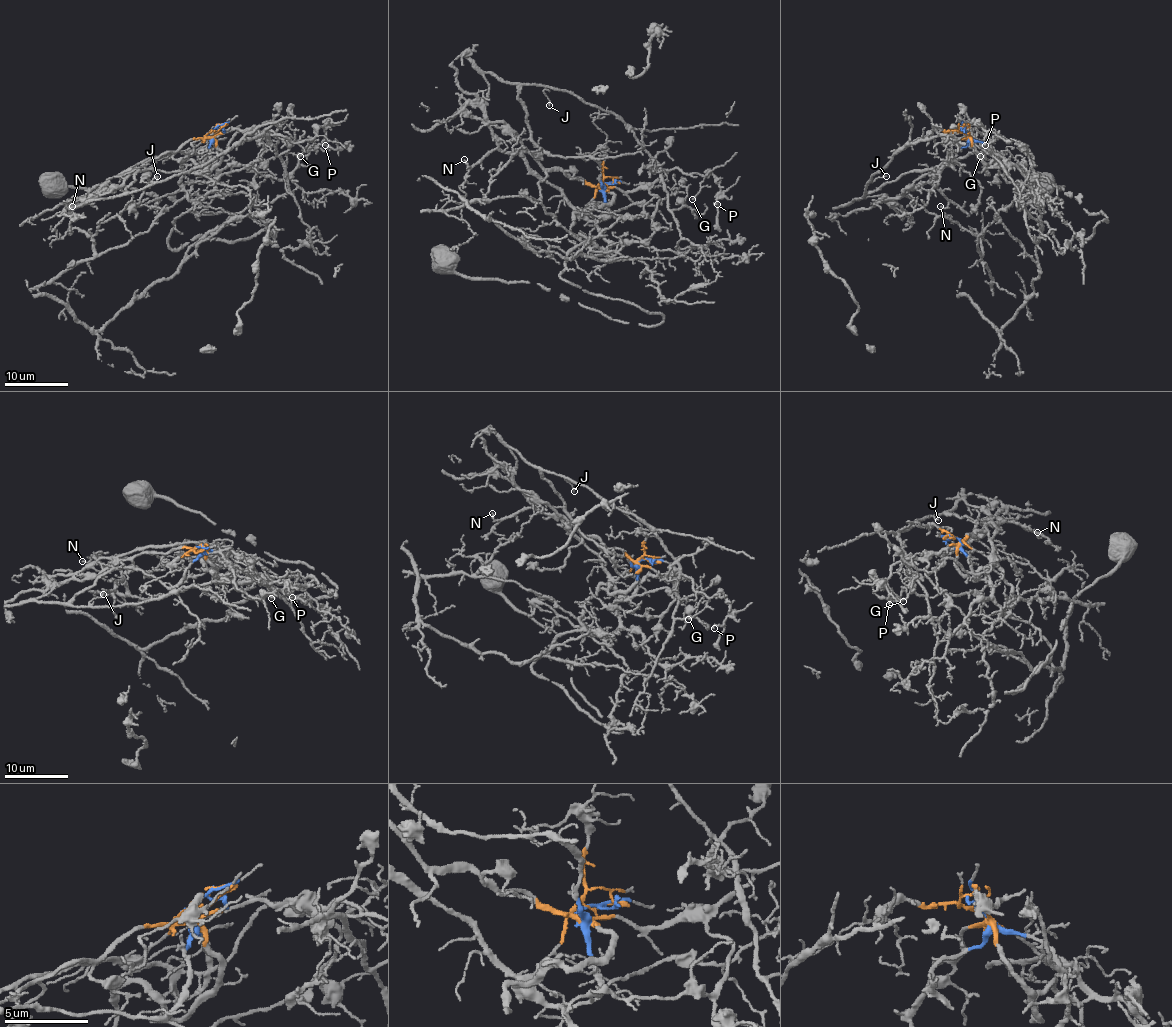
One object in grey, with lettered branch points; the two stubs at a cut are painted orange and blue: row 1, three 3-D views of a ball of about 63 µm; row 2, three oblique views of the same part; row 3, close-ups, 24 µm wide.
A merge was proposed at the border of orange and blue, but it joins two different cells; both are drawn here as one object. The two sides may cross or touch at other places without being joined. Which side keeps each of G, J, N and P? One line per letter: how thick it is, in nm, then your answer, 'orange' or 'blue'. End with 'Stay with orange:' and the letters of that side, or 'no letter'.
G: 110 nm thick; orange
J: 90 nm thick; blue
N: 110 nm thick; orange
P: 130 nm thick; orange
Stay with orange: G, N, P

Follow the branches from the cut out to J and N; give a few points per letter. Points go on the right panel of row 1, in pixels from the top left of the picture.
J: (965, 132), (969, 141), (949, 154), (938, 173), (903, 173), (868, 192), (866, 186), (887, 176)
N: (965, 132), (966, 138), (958, 143), (958, 149), (933, 170), (930, 182), (947, 200), (946, 208), (941, 206)

